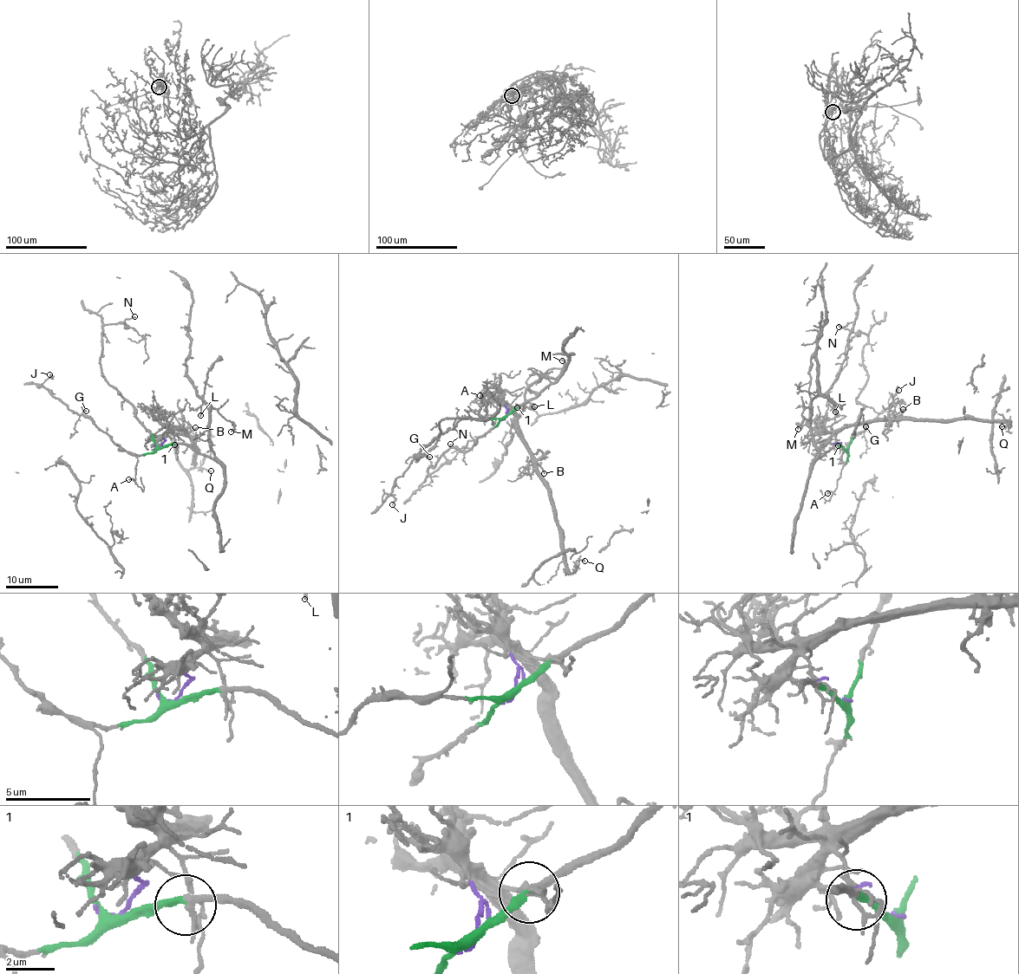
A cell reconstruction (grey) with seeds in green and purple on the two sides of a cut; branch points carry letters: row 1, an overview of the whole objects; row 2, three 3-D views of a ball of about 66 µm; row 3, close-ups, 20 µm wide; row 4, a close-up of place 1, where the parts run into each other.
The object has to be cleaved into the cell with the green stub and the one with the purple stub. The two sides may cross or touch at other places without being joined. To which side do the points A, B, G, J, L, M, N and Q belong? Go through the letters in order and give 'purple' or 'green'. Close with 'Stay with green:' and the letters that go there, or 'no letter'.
A: green
B: purple
G: green
J: green
L: green
M: green
N: green
Q: purple
Stay with green: A, G, J, L, M, N

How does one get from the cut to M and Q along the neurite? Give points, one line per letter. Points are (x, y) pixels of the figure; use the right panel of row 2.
M: (848, 449), (835, 443), (821, 453), (816, 446), (811, 431), (807, 408), (801, 413), (803, 418), (799, 429)
Q: (848, 449), (831, 442), (832, 437), (844, 426), (878, 421), (968, 419), (1009, 424), (1000, 427), (1002, 425)

